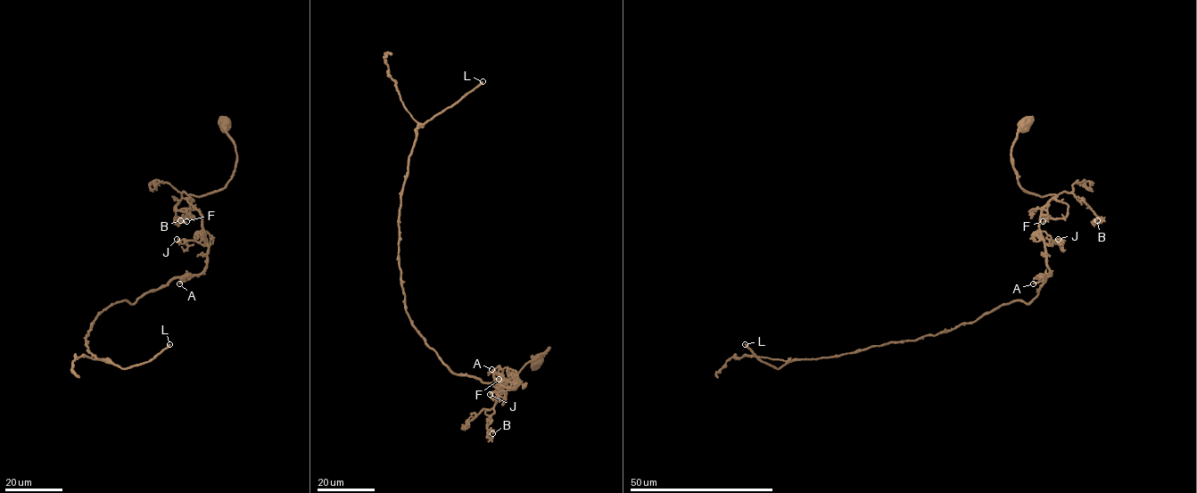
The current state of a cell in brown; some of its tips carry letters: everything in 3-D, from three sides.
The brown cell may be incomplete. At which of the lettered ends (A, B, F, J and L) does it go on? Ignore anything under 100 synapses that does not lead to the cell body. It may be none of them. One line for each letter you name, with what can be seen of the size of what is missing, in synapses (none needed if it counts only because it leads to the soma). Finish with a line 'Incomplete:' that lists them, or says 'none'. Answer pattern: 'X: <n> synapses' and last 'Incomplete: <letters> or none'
L: 500 synapses
Incomplete: L

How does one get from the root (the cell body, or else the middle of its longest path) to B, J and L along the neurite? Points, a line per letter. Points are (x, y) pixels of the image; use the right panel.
B: (1025, 124), (1011, 151), (1018, 183), (1041, 196), (1072, 193), (1100, 218), (1094, 224), (1093, 221), (1097, 220)
J: (1025, 124), (1011, 147), (1012, 167), (1025, 190), (1056, 195), (1043, 209), (1039, 228), (1045, 243), (1058, 239)
L: (1025, 124), (1011, 151), (1018, 183), (1056, 195), (1039, 219), (1050, 275), (1027, 304), (779, 368), (745, 344)

